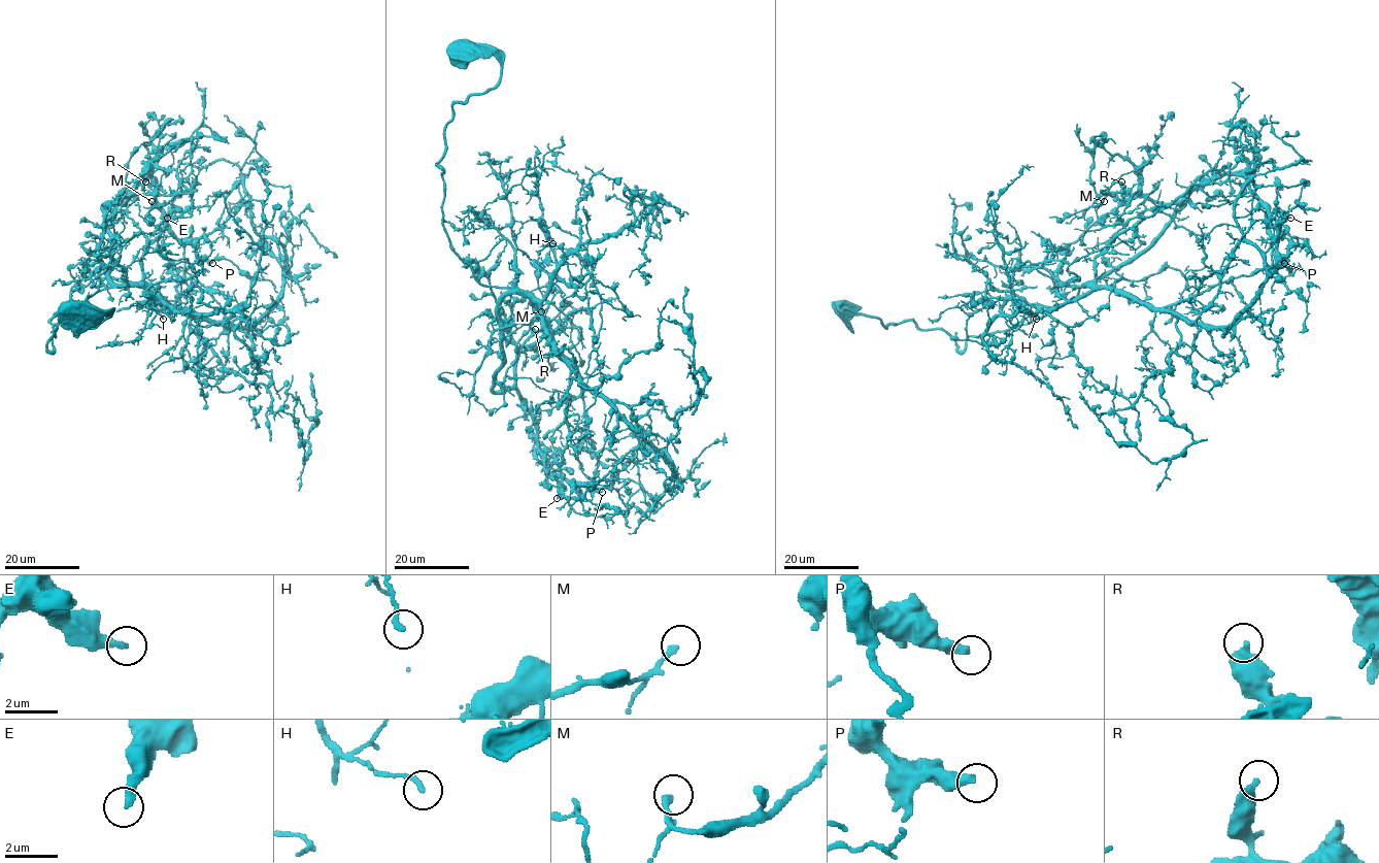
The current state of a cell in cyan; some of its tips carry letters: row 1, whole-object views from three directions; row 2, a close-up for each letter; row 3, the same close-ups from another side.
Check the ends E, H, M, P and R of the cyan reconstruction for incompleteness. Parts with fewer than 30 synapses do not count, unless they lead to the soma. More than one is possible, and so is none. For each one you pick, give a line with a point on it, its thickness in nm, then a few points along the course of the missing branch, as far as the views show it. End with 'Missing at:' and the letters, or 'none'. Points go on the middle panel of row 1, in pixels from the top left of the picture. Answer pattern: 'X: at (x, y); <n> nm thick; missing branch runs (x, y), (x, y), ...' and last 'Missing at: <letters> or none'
P: at (602, 492); 360 nm thick; missing branch runs (602, 492), (618, 486), (634, 469), (645, 470), (661, 452), (666, 454)
Missing at: P

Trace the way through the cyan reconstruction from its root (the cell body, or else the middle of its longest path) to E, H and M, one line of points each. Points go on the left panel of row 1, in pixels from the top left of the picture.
E: (72, 309), (111, 314), (63, 320), (49, 351), (56, 324), (118, 287), (105, 203), (147, 175), (167, 218)
H: (72, 309), (111, 314), (93, 327), (63, 320), (49, 351), (53, 327), (104, 289), (152, 289), (163, 319)
M: (72, 309), (111, 314), (63, 320), (49, 351), (56, 324), (118, 287), (104, 205), (174, 194), (152, 201)

